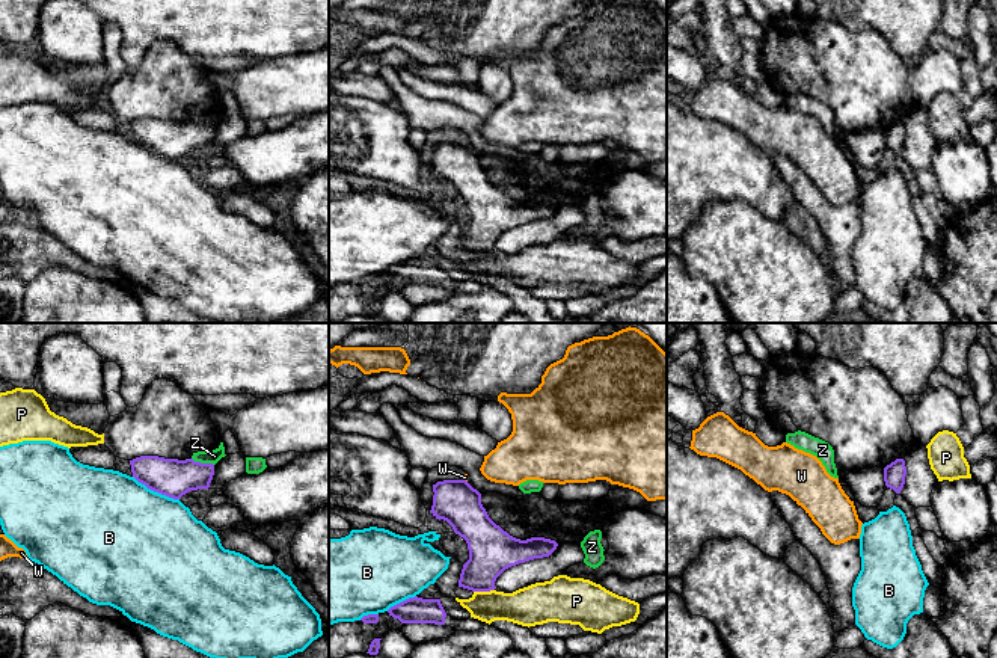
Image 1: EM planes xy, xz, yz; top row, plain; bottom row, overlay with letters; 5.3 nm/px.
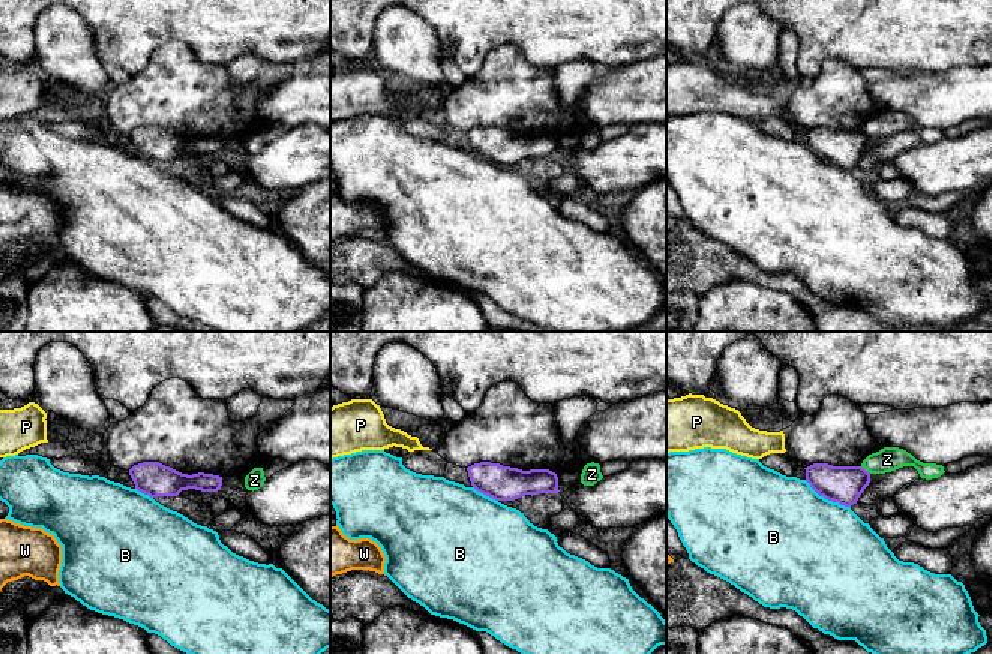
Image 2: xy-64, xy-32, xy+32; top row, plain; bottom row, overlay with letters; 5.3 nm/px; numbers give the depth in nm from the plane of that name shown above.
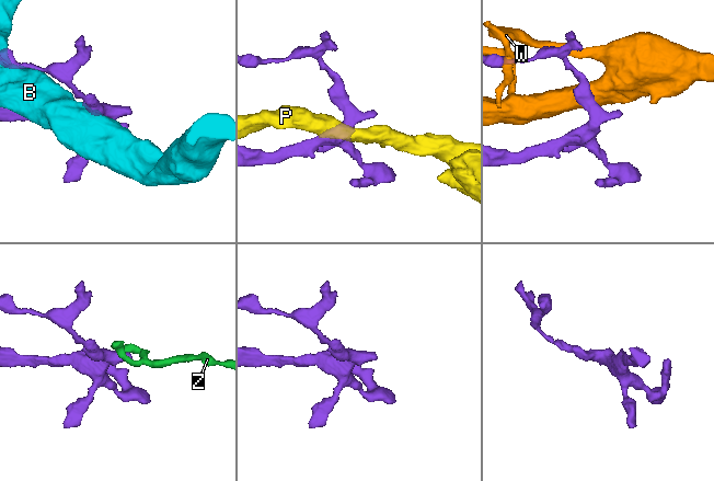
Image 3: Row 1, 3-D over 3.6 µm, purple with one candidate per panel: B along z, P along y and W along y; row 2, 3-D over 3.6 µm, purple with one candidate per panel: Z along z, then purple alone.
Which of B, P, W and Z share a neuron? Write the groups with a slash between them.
B / P / W / Z

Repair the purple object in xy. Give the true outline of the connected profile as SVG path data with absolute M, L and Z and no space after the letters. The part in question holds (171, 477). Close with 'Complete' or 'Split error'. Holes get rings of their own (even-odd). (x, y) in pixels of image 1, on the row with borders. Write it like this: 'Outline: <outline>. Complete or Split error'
Outline: M140 456L130 460L130 465L139 483L173 500L179 500L190 490L208 489L214 475L213 463L201 463L193 459Z. Complete

